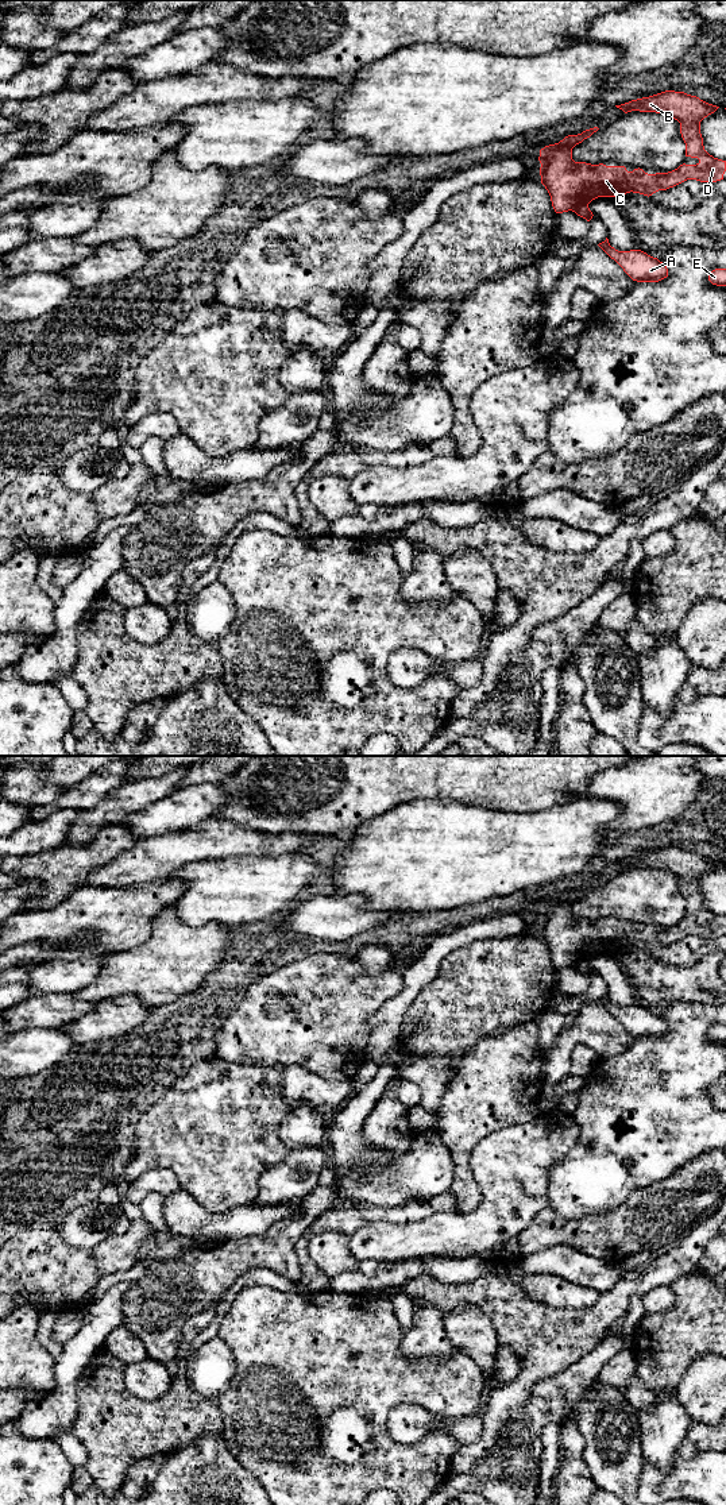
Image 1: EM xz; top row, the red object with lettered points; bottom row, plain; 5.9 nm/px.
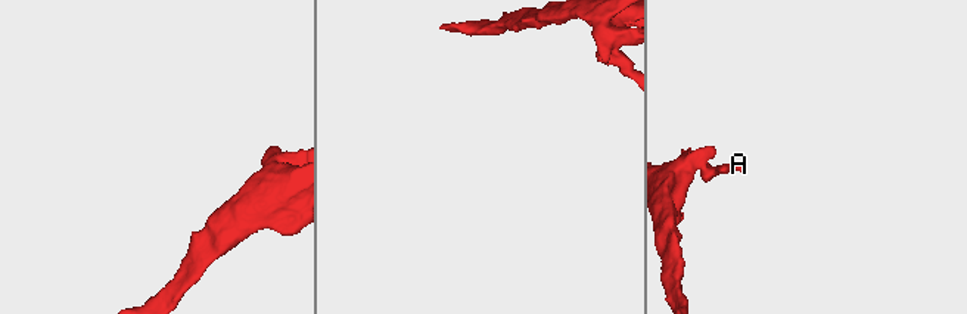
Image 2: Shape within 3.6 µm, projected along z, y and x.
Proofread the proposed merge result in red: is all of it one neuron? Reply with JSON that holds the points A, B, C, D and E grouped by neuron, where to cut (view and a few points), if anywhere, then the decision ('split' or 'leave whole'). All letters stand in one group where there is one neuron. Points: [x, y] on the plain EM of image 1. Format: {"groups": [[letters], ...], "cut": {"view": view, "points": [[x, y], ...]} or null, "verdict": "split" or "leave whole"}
{"groups": [["A", "E"], ["B", "C", "D"]], "cut": {"view": "xz", "points": [[587, 960], [579, 960], [571, 965]]}, "verdict": "split"}

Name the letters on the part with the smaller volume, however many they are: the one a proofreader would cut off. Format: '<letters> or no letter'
A, E

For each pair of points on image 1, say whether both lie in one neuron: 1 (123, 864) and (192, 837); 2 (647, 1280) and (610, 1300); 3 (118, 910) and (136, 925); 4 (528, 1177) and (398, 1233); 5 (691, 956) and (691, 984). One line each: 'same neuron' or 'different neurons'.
1: same neuron
2: same neuron
3: same neuron
4: same neuron
5: different neurons

